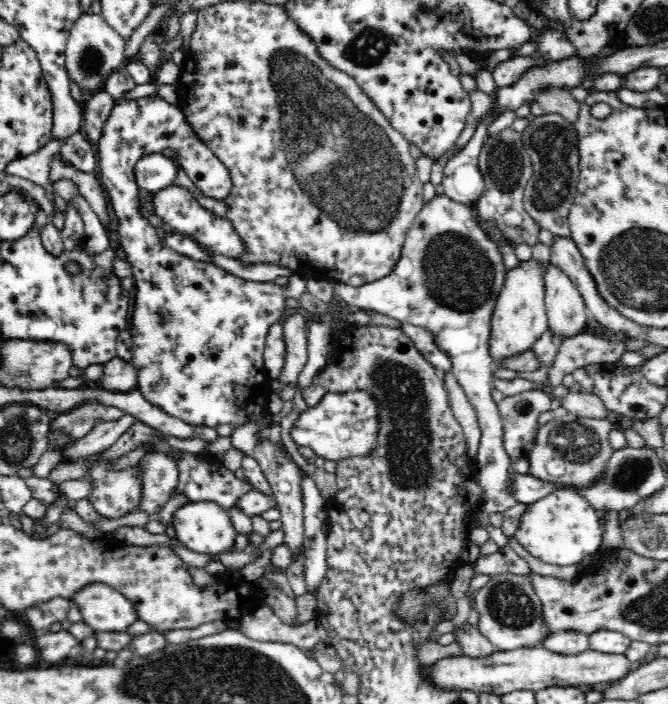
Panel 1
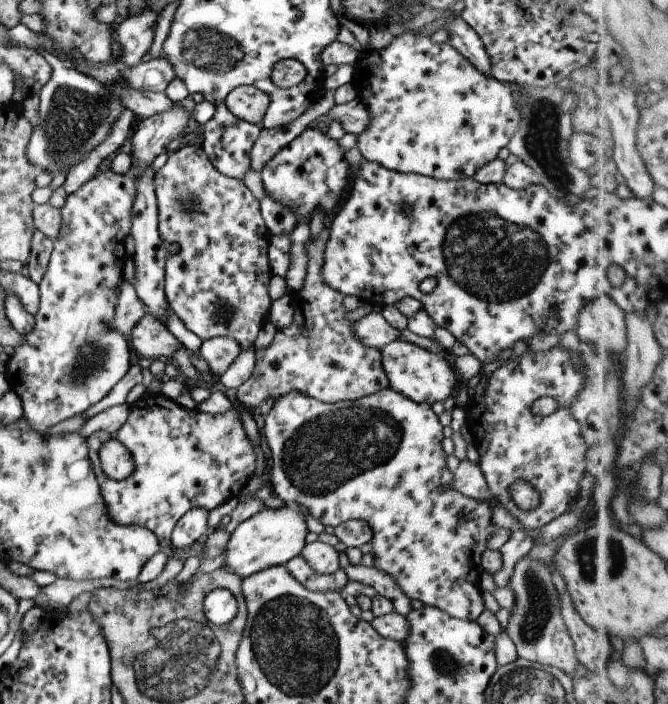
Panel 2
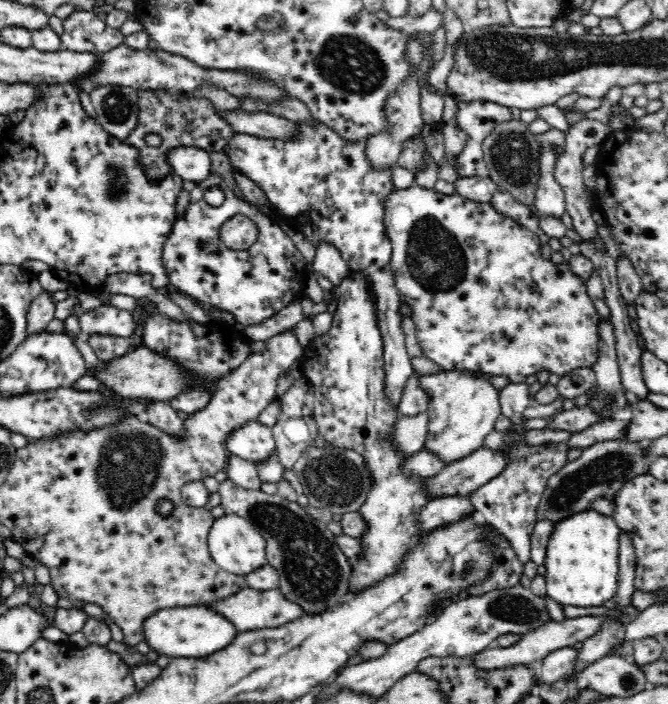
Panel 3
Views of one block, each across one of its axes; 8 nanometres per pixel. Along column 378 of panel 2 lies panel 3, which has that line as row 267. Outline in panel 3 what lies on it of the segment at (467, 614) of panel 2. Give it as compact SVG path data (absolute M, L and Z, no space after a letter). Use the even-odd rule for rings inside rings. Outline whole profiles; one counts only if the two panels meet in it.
M413 184L406 189L394 190L383 203L384 229L392 245L391 270L395 275L394 284L400 298L411 306L411 319L415 322L416 336L423 355L433 360L446 371L470 371L472 373L504 376L510 383L524 383L534 378L537 372L546 370L549 374L564 376L574 369L593 368L599 353L599 324L597 308L587 293L586 281L579 278L566 260L555 264L542 257L541 242L536 233L518 224L515 219L498 213L491 203L478 203L457 193L442 196L435 190L426 190Z

